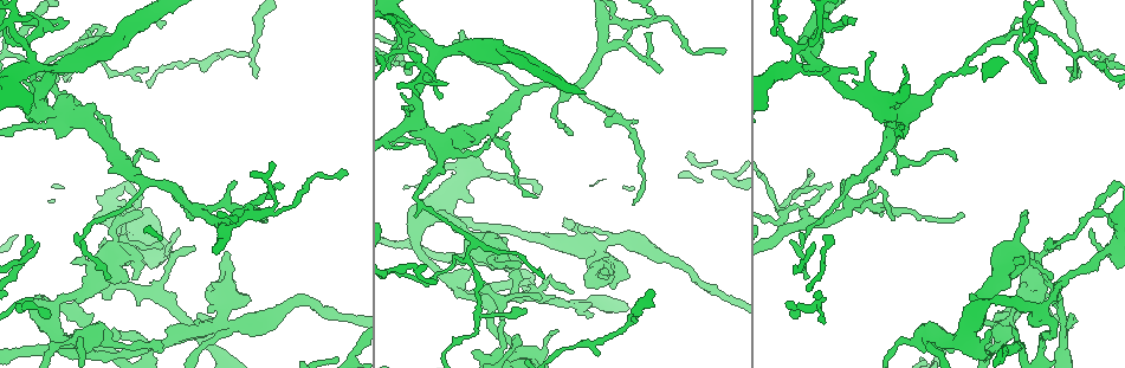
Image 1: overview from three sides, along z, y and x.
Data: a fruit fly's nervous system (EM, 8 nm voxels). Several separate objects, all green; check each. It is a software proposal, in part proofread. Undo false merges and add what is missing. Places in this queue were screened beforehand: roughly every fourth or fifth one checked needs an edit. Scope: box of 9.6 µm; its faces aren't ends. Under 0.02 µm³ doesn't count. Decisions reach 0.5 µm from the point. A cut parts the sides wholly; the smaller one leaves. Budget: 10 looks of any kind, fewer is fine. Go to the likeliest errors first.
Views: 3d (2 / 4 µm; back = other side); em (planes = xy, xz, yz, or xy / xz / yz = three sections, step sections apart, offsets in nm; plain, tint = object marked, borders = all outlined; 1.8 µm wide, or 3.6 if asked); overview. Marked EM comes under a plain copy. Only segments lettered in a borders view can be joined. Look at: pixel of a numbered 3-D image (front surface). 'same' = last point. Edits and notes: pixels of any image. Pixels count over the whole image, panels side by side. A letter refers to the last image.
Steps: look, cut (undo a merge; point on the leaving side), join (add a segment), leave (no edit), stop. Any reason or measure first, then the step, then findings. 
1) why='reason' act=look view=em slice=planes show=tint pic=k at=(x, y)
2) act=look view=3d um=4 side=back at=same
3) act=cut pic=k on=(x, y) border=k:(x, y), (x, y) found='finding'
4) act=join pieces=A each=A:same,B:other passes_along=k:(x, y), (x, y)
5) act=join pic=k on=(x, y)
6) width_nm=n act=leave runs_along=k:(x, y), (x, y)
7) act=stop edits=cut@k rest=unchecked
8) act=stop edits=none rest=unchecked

why='branch point' act=look view=em slice=planes show=borders pic=1 at=(449, 282)

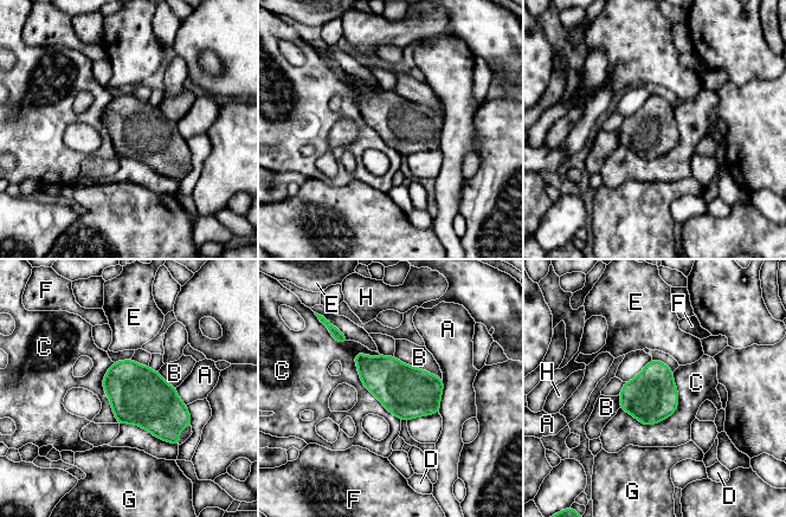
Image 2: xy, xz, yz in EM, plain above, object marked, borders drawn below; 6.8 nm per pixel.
longest_contact=C:550nm act=leave each=A:other,B:other,C:other,D:other,E:other,F:other,G:other,H:other border=2:(355, 350), (360, 381), (400, 420) found='all the same neuron'

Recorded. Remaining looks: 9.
act=look view=em slice=planes show=tint pic=1 at=(88, 341)

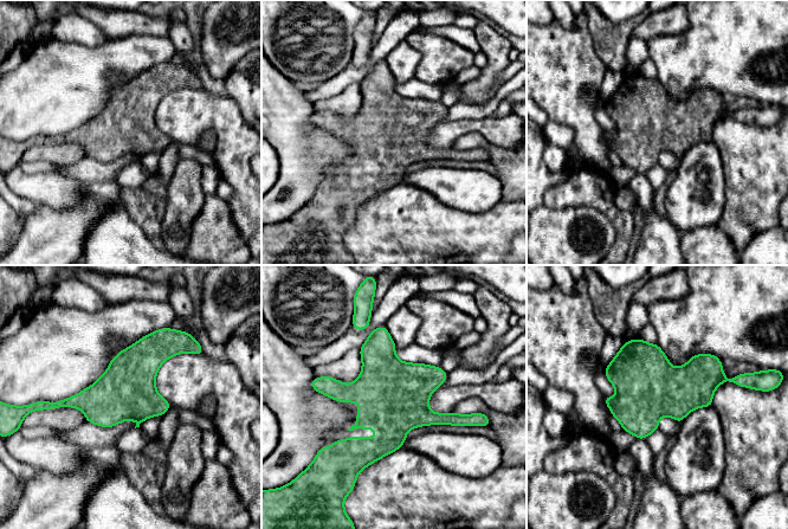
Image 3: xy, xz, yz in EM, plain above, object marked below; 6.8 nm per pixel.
why='see the neighbours' act=look view=em slice=planes show=borders at=same

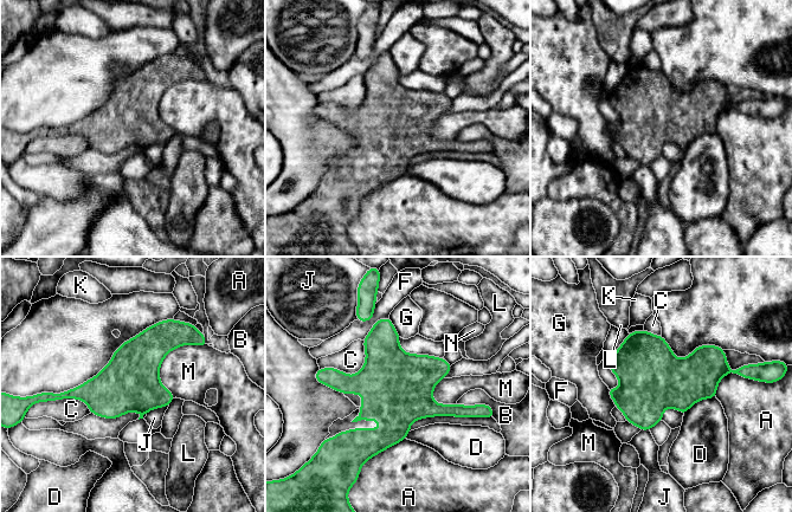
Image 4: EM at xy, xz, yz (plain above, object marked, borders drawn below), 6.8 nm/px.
width_nm=380 act=leave each=A:other,B:other,C:other,D:other,F:other,G:other,J:other,K:other,L:other,M:other,N:other border=4:(168, 403), (154, 407), (147, 413) found='all the same neuron'

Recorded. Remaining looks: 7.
act=look view=em slice=planes show=borders pic=1 at=(571, 135)

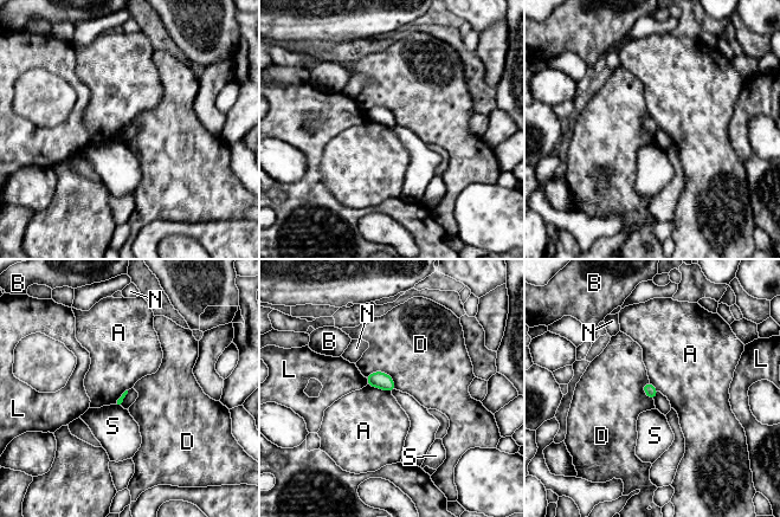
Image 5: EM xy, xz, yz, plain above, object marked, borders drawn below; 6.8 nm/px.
act=leave each=A:other,B:other,D:other,L:other,N:other,S:other border=5:(367, 383), (391, 393) found='no lettered segment goes on from it'

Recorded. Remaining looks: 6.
why='free end' act=look view=em slice=yz step=4 show=borders pic=1 at=(229, 255)

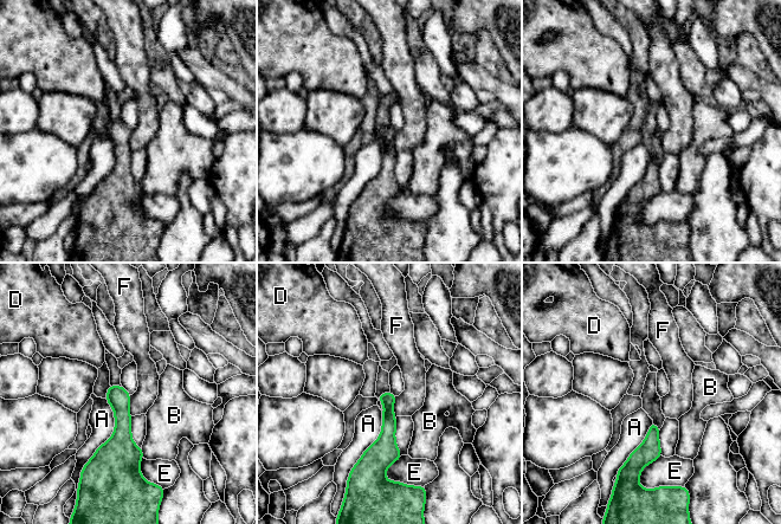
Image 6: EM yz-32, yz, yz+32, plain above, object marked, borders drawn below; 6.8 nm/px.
act=leave each=A:other,B:other,D:other,E:other,F:other runs_along=6:(391, 395), (383, 466) found='no lettered segment goes on from it'

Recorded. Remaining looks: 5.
act=stop edits=none rest=unchecked

